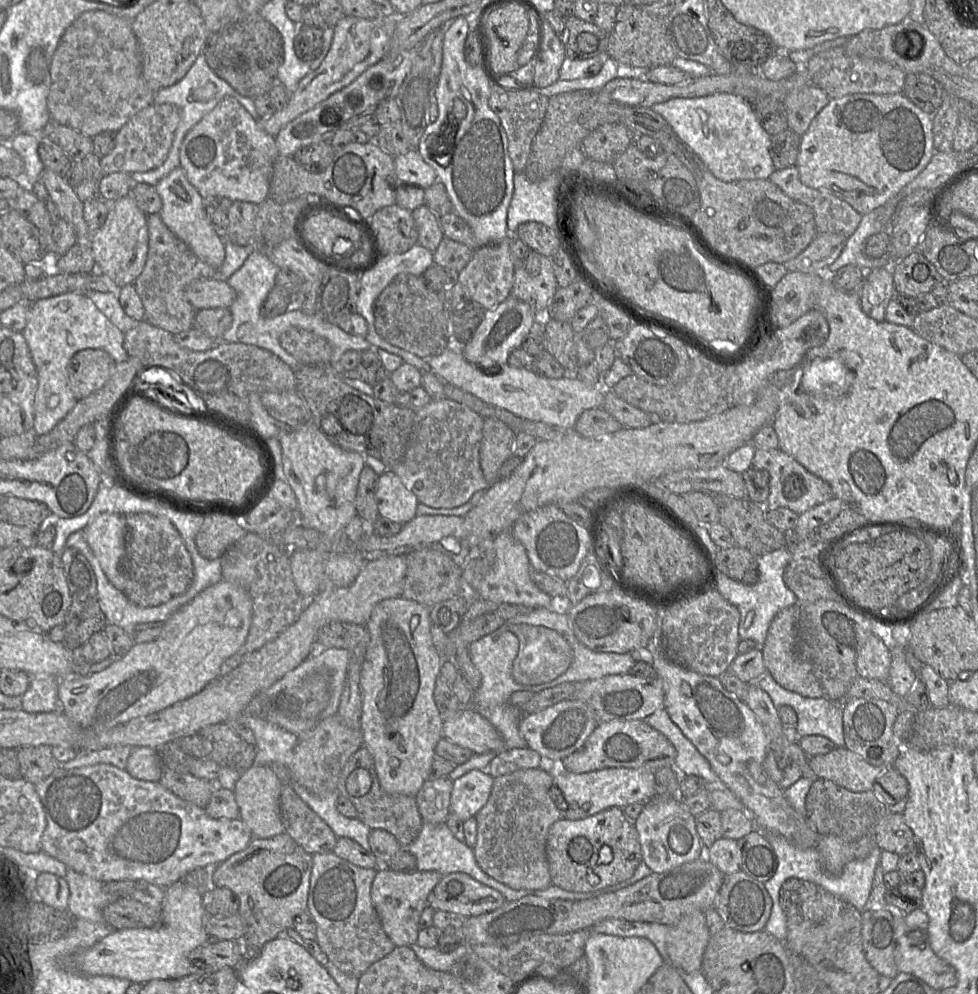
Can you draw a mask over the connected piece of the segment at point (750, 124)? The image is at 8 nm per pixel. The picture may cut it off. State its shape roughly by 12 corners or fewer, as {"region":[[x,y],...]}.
{"region":[[742,97],[673,98],[661,115],[722,182],[768,180],[771,137]]}

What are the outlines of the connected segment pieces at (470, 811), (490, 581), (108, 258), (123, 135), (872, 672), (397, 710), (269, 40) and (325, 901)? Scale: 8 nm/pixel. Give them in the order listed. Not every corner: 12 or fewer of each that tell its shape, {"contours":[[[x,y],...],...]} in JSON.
{"contours":[[[471,770],[453,782],[450,813],[463,822],[486,805],[494,778]],[[512,533],[492,539],[491,570],[478,599],[553,608],[530,579],[526,550]],[[129,194],[89,244],[100,271],[133,284],[148,252],[147,214]],[[152,103],[117,132],[105,175],[161,166],[181,113]],[[869,635],[856,658],[858,675],[886,682],[890,647]],[[378,602],[360,672],[381,788],[415,796],[443,737],[430,607]],[[260,13],[210,33],[203,54],[240,95],[278,83],[284,42]],[[312,855],[316,942],[356,978],[395,948],[376,872]]]}

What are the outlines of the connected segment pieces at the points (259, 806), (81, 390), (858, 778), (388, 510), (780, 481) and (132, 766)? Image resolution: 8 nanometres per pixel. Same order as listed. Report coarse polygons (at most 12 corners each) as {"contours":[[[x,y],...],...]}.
{"contours":[[[269,765],[240,772],[233,789],[253,837],[283,833],[282,782]],[[87,348],[67,365],[77,400],[102,388],[115,368],[101,349]],[[846,747],[810,757],[818,778],[854,792],[872,790],[891,767]],[[392,469],[379,475],[381,517],[404,525],[418,498]],[[756,449],[765,509],[798,515],[834,497],[831,486],[781,449]],[[134,747],[125,770],[159,782],[164,768],[157,749]]]}

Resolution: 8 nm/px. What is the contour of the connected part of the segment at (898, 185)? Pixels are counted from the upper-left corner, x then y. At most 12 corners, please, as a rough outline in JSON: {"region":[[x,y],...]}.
{"region":[[903,93],[830,99],[801,136],[799,179],[861,215],[935,153]]}

